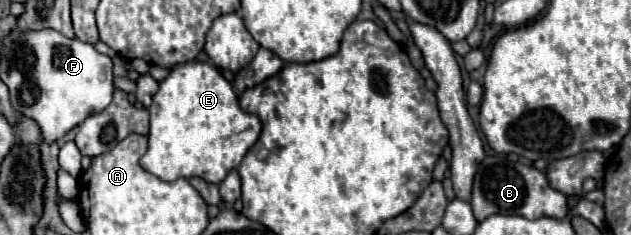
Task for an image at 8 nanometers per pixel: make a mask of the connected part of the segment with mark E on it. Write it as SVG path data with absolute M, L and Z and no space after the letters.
M193 60L173 66L167 78L159 82L149 114L149 150L141 158L141 166L167 182L199 176L219 184L229 170L241 164L245 152L261 134L261 120L241 110L233 86L217 66L207 62Z

